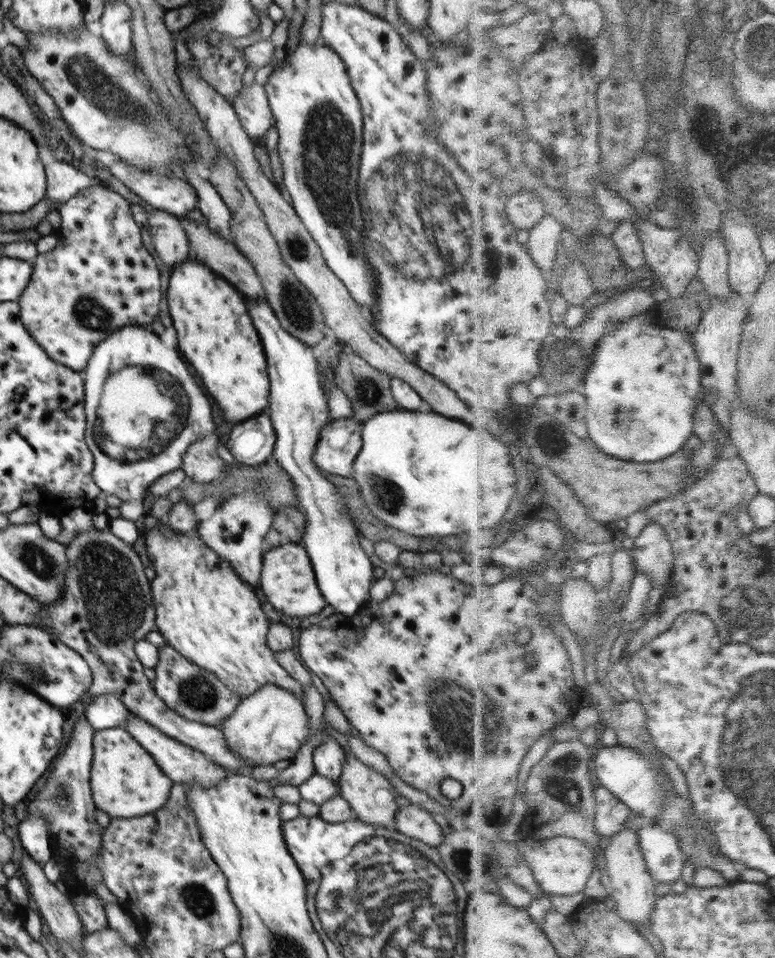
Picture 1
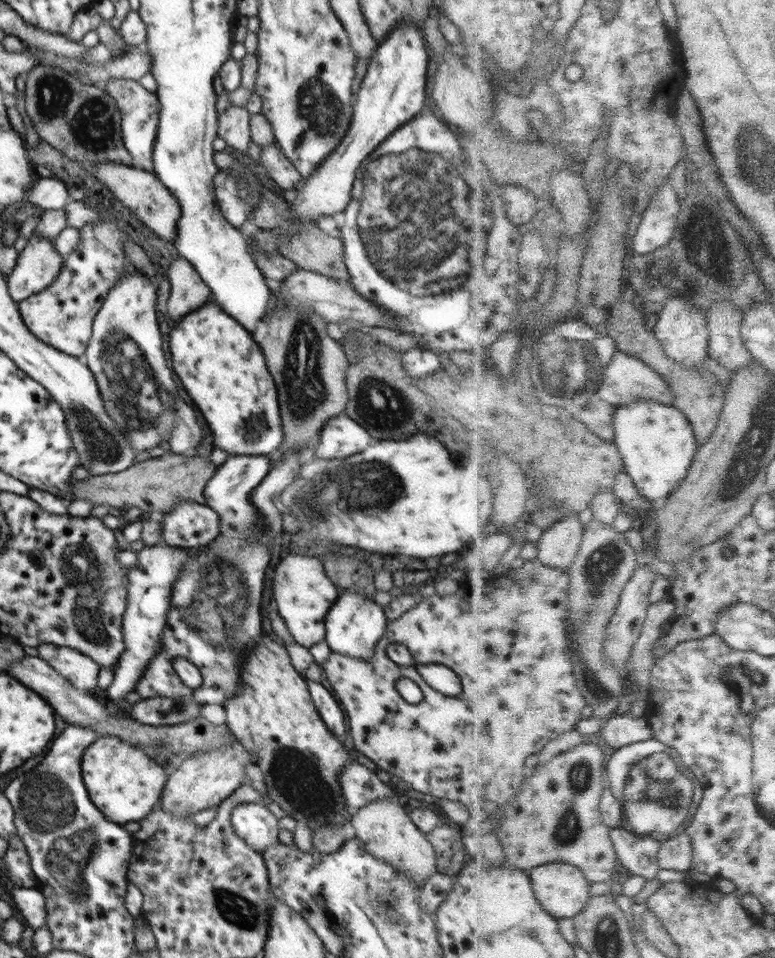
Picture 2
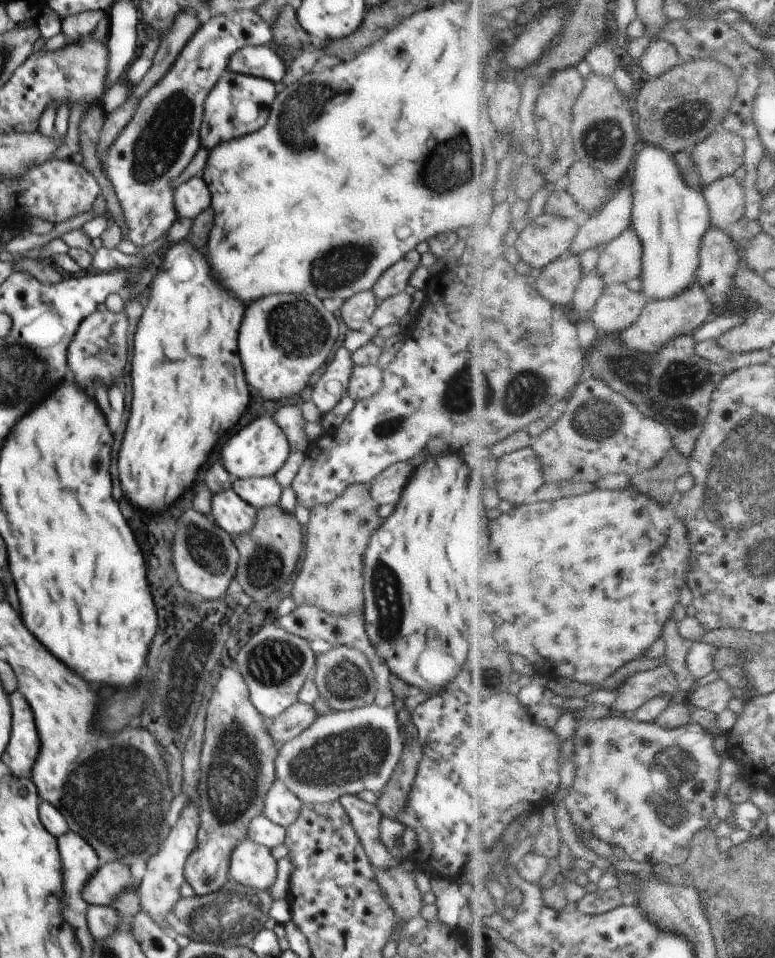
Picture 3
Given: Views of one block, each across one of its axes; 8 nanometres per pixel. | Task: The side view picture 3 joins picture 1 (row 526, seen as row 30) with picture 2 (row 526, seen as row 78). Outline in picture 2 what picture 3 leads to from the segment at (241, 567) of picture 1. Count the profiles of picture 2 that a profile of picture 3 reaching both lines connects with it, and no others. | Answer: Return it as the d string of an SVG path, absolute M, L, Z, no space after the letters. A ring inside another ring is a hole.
M191 500L178 501L172 510L157 516L161 521L163 544L184 549L209 546L220 535L221 516L208 505Z

